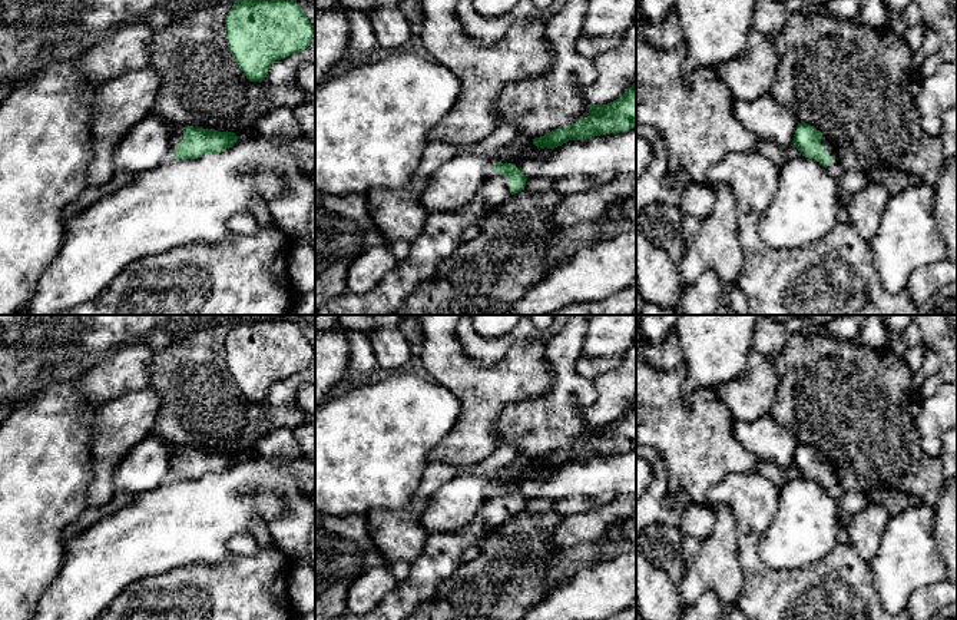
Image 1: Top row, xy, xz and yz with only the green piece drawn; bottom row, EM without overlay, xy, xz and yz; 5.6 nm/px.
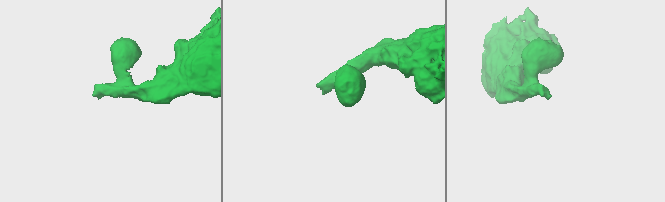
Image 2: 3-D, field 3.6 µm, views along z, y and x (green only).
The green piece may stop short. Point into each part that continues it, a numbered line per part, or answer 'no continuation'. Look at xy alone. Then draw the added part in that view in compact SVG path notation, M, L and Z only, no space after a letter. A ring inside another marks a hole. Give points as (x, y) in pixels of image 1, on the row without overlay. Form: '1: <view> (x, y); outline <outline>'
1: xy (178, 453); outline M175 448L173 450L173 464L172 464L172 470L170 470L170 478L173 478L173 471L176 468L178 464L181 464L183 461L183 448Z

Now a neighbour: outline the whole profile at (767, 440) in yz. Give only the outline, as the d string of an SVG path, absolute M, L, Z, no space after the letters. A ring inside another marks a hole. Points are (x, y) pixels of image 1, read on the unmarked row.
M772 415L751 422L734 420L732 432L758 460L776 464L782 470L794 467L792 461L799 442Z

